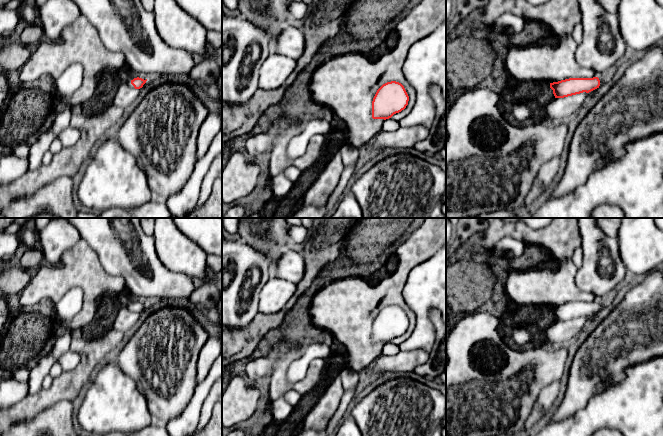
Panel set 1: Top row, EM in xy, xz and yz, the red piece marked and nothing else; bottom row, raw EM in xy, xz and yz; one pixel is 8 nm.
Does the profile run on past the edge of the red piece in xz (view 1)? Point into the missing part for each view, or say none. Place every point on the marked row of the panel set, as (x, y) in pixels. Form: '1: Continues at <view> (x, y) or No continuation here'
1: No continuation here

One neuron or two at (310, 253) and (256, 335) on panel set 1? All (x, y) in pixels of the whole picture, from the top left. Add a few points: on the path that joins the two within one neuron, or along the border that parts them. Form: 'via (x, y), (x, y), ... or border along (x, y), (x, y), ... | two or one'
via (310, 274), (291, 303), (277, 317) | one

